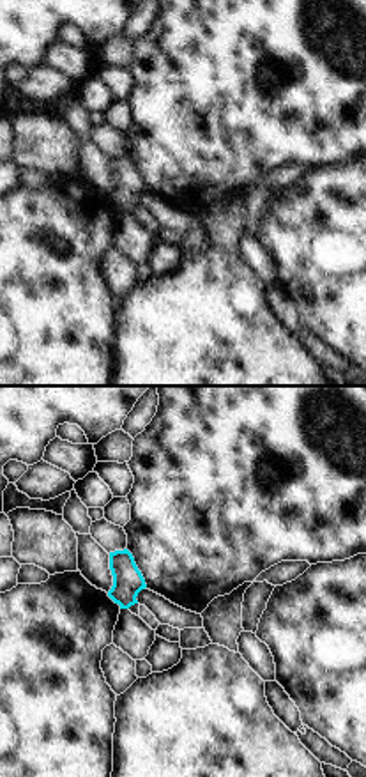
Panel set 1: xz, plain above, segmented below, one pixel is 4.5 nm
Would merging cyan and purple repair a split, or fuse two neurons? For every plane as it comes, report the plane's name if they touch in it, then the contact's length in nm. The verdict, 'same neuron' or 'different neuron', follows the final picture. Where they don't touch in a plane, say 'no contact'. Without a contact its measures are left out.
no contact

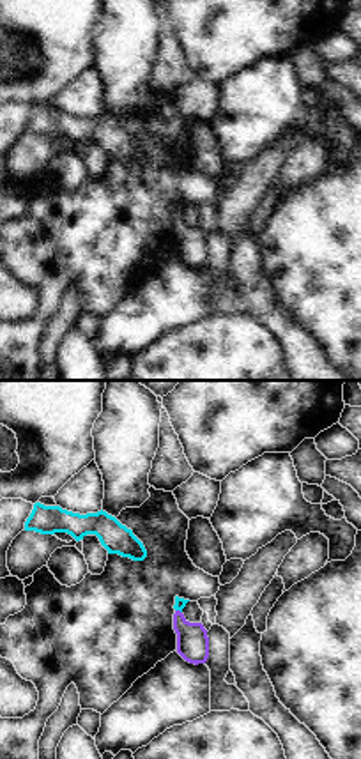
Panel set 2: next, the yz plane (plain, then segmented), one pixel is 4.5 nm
yz | 40 nm

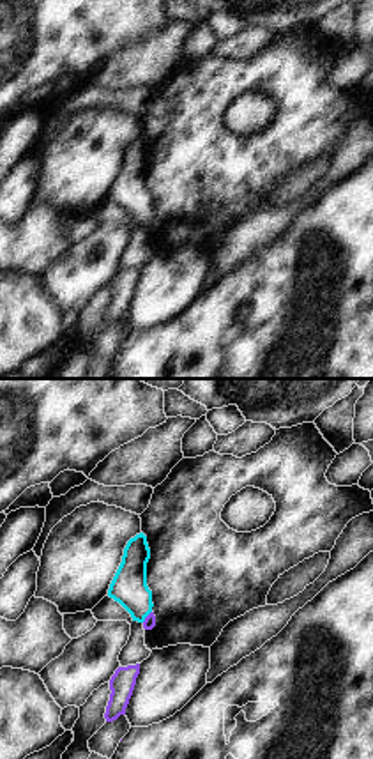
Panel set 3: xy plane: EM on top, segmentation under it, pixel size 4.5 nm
xy | 70 nm

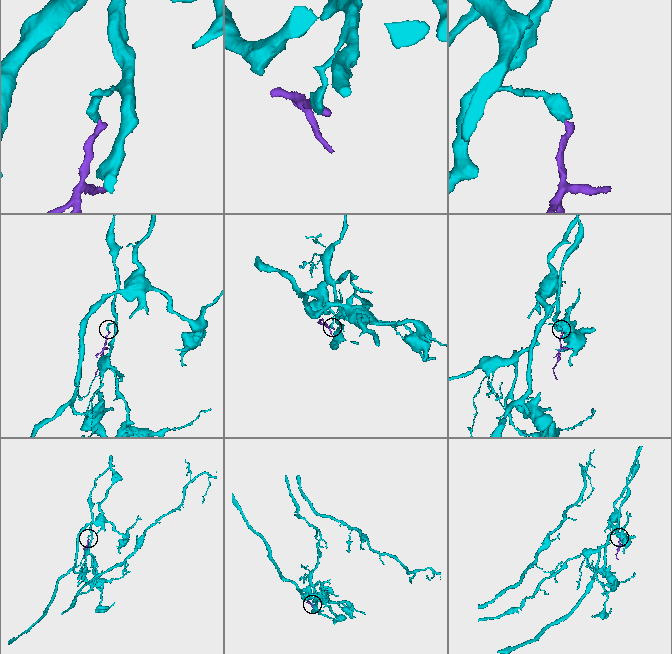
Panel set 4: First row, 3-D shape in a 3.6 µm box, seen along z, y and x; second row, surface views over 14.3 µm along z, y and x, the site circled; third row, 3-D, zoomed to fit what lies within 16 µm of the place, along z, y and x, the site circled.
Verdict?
same neuron

